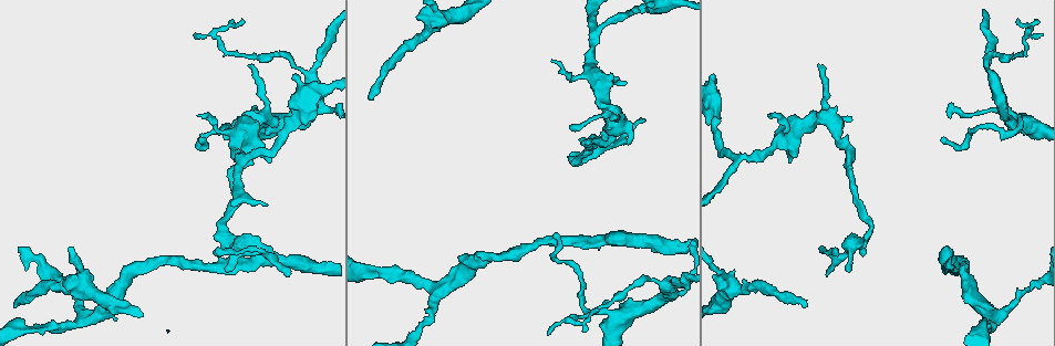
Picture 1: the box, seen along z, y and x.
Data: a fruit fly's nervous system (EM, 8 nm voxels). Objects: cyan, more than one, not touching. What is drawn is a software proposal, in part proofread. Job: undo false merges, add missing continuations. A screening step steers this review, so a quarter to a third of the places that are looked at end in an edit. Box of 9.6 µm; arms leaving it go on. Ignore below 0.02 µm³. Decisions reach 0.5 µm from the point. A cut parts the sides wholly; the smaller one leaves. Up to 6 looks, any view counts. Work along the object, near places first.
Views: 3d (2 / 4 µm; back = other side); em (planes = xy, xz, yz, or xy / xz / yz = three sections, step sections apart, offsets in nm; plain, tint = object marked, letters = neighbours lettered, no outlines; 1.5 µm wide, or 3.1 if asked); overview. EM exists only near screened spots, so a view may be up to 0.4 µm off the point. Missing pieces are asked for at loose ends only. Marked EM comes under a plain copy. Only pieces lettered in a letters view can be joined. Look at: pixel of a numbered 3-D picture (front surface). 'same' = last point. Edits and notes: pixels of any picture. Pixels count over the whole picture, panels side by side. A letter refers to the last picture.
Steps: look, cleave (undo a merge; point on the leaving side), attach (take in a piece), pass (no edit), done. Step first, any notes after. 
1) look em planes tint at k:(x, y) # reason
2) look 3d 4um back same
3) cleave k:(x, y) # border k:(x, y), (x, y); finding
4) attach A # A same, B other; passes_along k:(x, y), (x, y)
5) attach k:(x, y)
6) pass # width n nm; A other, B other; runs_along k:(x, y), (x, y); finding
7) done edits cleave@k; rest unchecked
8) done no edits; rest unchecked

look 3d 4um at 1:(570, 127) # branch stops here

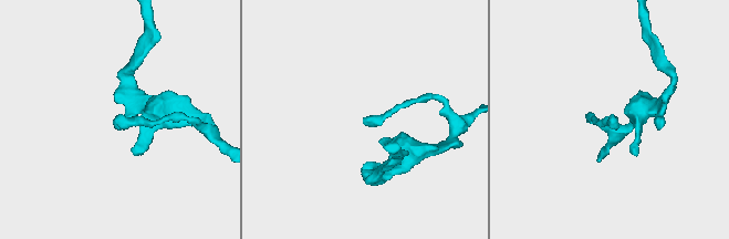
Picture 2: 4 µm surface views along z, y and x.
look em planes letters at 2:(116, 120) # shape alone is not enough

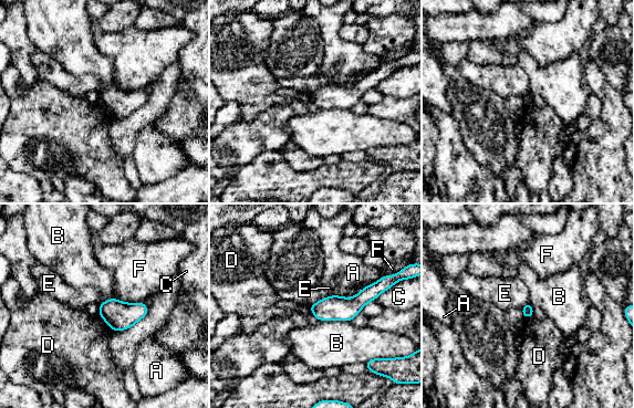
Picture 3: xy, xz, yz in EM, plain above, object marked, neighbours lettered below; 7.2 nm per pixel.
pass # longest_contact B 220 nm; A other, B other, C other, D other, E other, F other; border 3:(528, 302), (521, 309); no lettered piece goes on from it

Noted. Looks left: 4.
look em xy step 8 letters at 1:(288, 276) # an open end

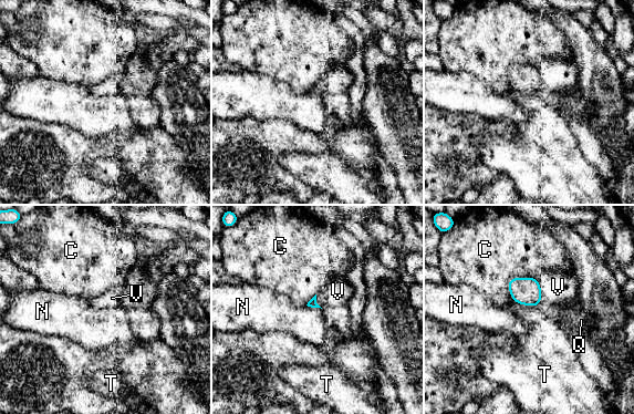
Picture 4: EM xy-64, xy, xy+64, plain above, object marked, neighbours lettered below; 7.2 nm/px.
pass # C other, N other, Q other, T other, V other; border 4:(307, 304), (321, 309); no lettered piece goes on from it

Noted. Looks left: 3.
look em planes tint at 1:(805, 306) # free end

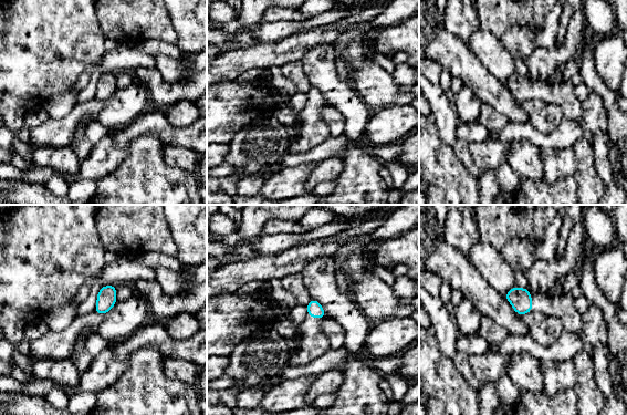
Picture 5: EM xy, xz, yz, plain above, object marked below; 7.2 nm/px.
look em planes letters same # what lies round it

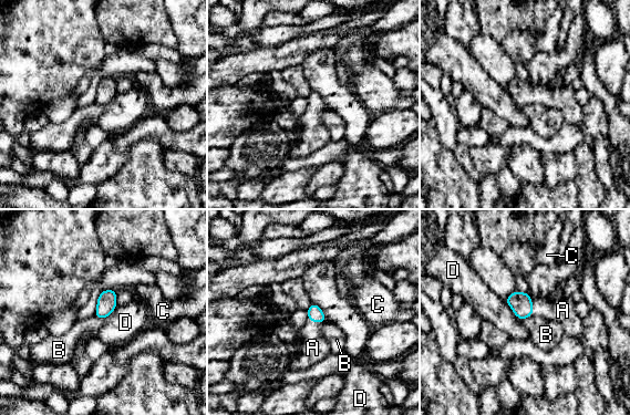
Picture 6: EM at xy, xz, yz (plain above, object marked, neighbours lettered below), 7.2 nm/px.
attach A # longest_contact D 170 nm; A same, B other, C other, D other; passes_along 6:(522, 304), (532, 307), (563, 310); it goes on there

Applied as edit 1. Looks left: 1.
done edits attach@6; rest unchecked

